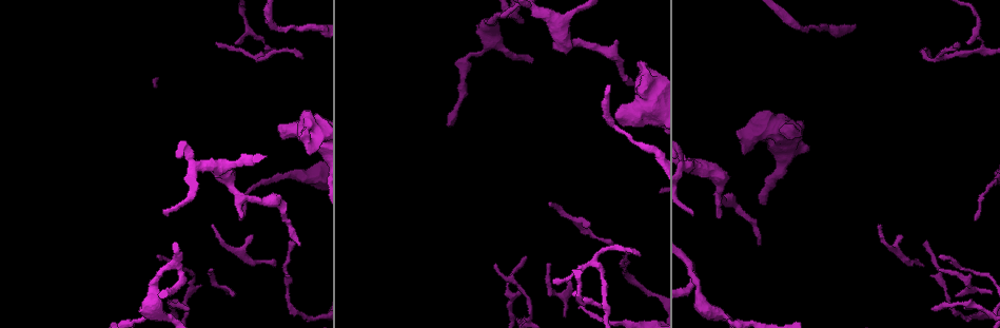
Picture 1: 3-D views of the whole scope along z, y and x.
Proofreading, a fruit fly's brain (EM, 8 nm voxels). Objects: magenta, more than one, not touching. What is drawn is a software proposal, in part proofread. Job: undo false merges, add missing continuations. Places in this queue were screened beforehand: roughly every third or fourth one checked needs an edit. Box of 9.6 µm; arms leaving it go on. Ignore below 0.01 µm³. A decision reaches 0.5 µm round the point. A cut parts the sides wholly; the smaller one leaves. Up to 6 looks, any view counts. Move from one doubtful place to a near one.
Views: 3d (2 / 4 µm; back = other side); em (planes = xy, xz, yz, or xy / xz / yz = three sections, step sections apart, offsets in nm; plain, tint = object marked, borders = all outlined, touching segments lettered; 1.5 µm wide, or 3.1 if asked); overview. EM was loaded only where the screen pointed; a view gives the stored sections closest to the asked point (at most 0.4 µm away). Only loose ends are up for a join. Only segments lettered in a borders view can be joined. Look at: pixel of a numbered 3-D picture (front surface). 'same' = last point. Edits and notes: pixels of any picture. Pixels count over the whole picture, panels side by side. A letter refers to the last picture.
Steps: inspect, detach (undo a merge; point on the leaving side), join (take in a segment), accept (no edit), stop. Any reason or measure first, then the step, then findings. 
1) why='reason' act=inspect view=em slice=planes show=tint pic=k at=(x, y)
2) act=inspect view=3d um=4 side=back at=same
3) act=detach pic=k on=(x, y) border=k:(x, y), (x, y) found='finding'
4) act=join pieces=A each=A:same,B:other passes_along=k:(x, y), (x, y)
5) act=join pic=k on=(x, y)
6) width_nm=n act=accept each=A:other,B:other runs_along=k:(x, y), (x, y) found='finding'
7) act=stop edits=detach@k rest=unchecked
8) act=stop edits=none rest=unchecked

why='free end' act=inspect view=em slice=planes show=borders pic=1 at=(299, 244)

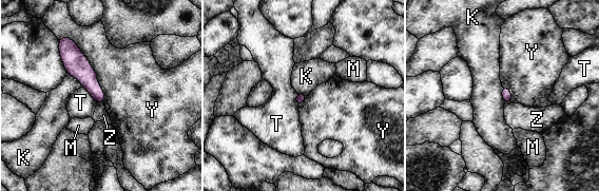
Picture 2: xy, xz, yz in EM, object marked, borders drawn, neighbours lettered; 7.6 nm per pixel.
act=accept each=K:other,M:other,T:other,Y:other,Z:other border=2:(62, 35), (89, 61), (104, 102) found='none of them fits'

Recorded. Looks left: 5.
why='branch stops here' act=inspect view=3d um=4 side=back pic=1 at=(571, 283)

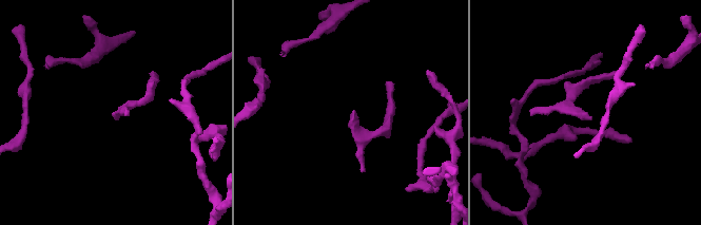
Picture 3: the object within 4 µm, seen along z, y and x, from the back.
act=inspect view=em slice=xy step=4 show=tint pic=3 at=(117, 118)

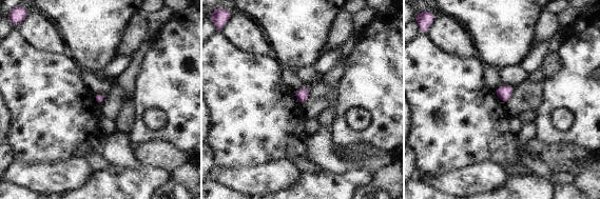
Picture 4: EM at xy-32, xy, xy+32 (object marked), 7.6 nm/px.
act=inspect view=em slice=planes show=borders at=same

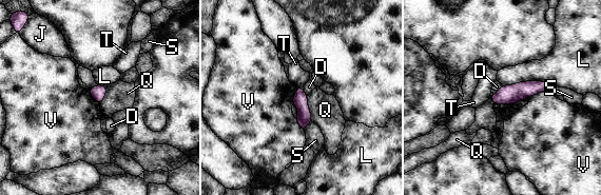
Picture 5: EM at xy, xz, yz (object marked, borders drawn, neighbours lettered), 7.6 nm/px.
act=accept each=D:other,J:other,L:other,Q:other,S:other,T:other,V:other found='none of them fits'

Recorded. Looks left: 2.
act=inspect view=em slice=yz step=8 show=borders pic=1 at=(549, 202)

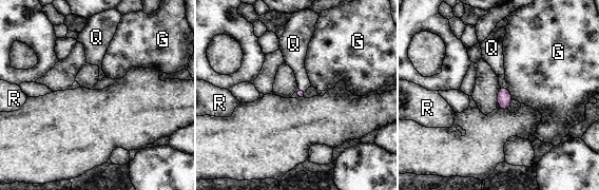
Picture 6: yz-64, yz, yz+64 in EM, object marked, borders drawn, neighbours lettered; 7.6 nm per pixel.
act=join pieces=Q each=G:other,Q:same,R:other passes_along=6:(301, 93), (302, 89), (294, 57) found='the cell continues'

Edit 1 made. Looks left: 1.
act=stop edits=join@6 rest=unchecked

